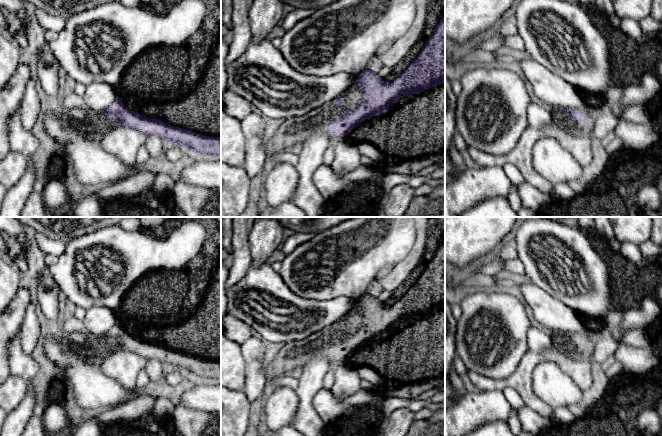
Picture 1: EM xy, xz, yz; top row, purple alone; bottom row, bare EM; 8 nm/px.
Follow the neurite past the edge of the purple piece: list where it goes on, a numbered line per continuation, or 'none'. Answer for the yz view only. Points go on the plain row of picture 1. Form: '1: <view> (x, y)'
1: yz (586, 352)

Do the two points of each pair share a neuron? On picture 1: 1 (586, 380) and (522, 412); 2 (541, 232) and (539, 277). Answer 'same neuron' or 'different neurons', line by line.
1: different neurons
2: same neuron

